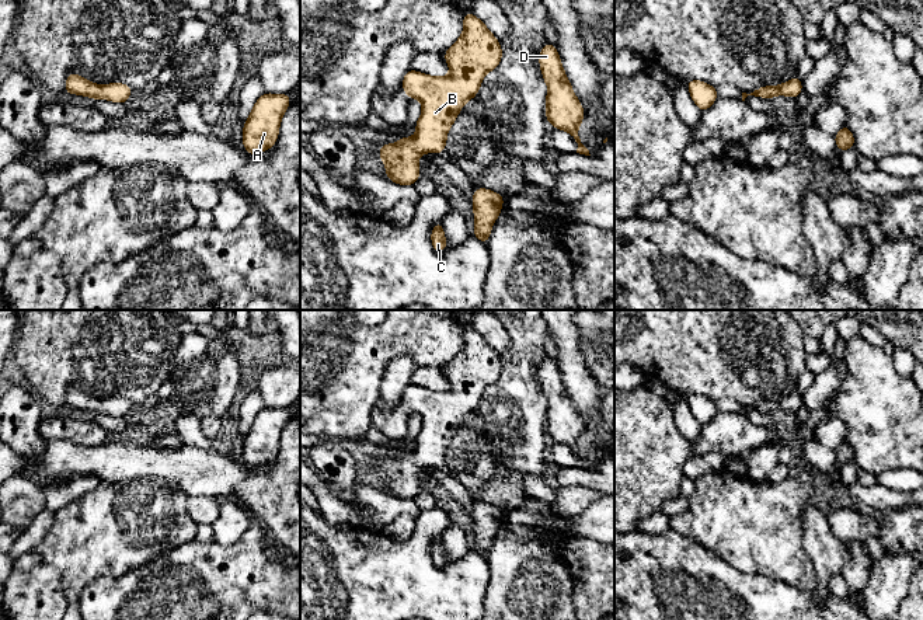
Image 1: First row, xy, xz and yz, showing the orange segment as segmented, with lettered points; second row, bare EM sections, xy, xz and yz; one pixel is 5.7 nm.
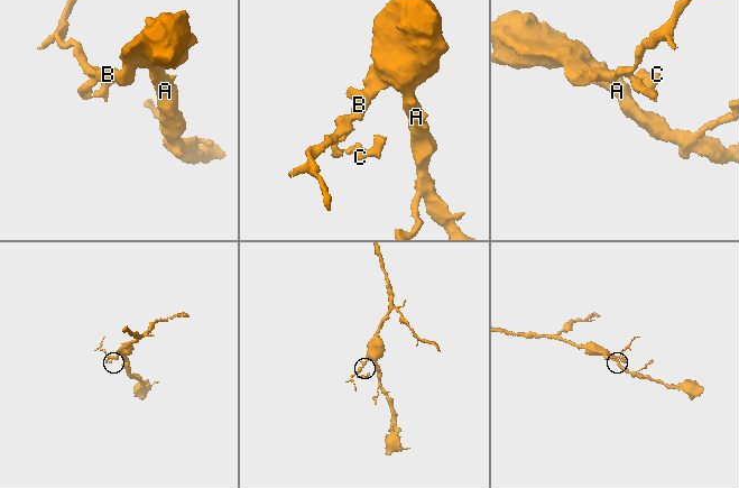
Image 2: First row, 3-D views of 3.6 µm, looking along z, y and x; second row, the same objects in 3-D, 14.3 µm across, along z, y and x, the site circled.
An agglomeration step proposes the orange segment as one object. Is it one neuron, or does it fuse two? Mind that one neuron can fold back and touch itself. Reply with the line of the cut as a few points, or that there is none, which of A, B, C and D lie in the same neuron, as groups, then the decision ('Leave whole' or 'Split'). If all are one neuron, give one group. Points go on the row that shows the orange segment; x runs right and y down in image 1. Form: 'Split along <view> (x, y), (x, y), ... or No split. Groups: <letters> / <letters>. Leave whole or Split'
No split. Groups: A B C D. Leave whole

